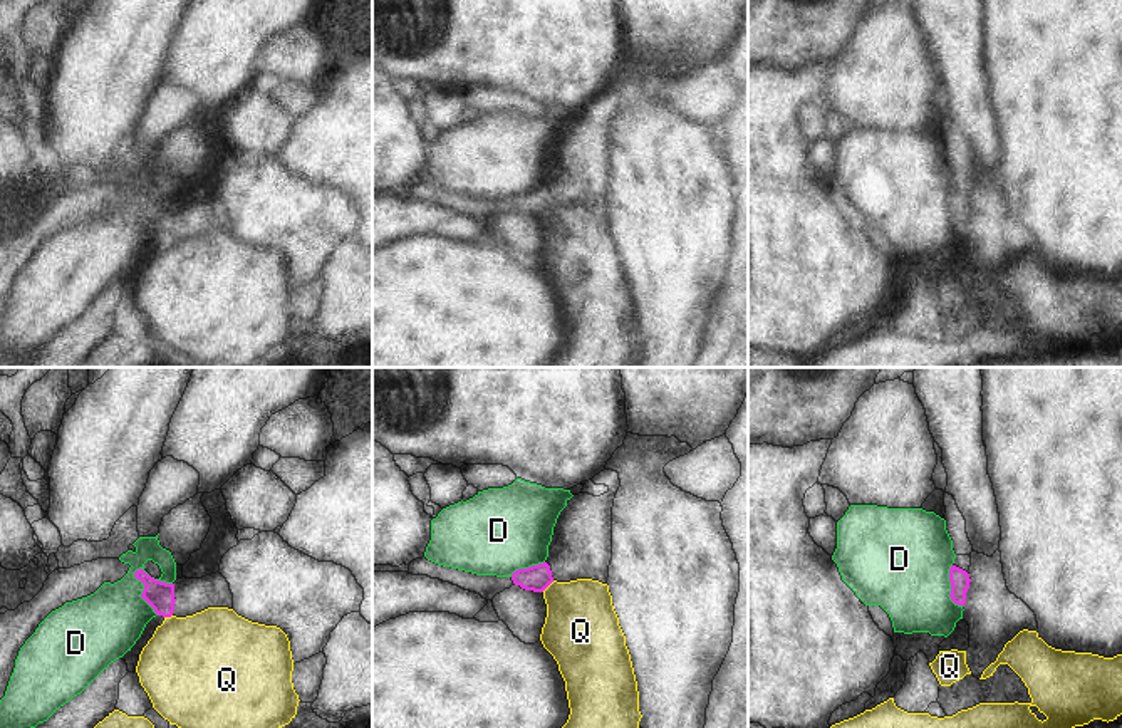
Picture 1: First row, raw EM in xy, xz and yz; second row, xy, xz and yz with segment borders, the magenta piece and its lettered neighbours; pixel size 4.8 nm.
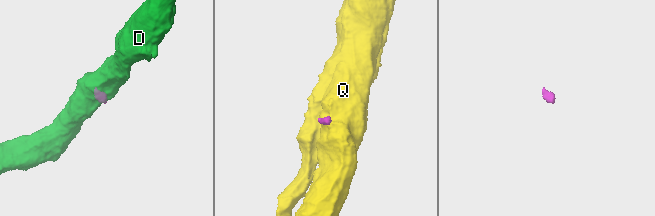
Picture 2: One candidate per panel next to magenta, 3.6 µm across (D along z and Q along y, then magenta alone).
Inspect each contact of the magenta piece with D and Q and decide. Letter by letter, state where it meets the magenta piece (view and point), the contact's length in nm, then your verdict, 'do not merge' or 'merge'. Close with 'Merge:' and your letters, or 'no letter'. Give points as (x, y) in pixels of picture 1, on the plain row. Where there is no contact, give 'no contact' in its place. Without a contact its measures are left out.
D: meets magenta in xy at (143, 215); contact 240 nm long; do not merge
Q: meets magenta in xz at (547, 210); contact 80 nm long; do not merge
Merge: no letter

